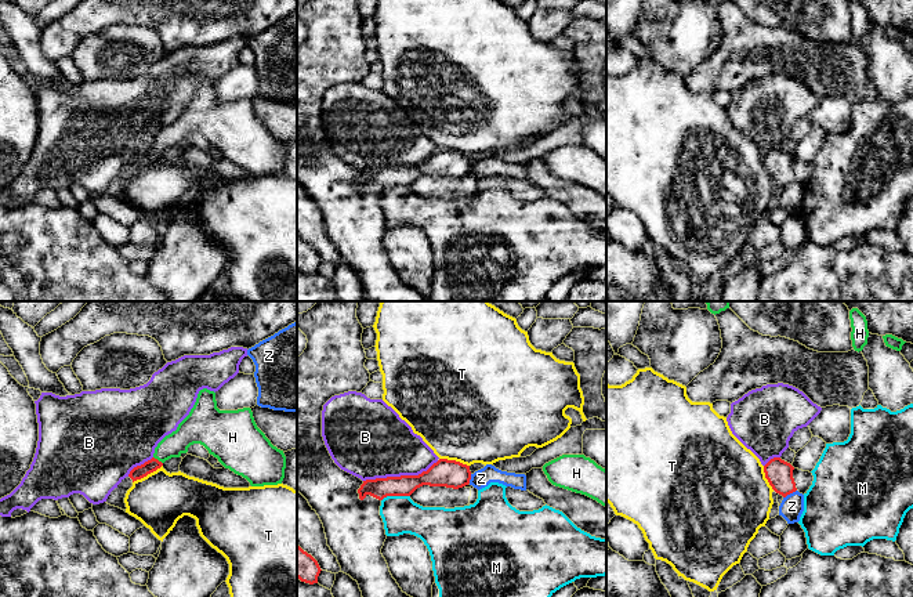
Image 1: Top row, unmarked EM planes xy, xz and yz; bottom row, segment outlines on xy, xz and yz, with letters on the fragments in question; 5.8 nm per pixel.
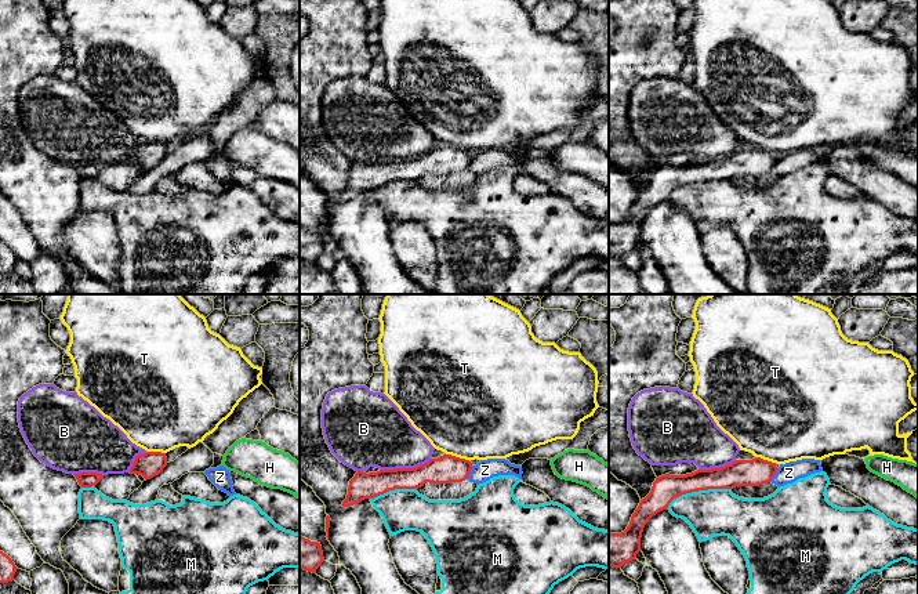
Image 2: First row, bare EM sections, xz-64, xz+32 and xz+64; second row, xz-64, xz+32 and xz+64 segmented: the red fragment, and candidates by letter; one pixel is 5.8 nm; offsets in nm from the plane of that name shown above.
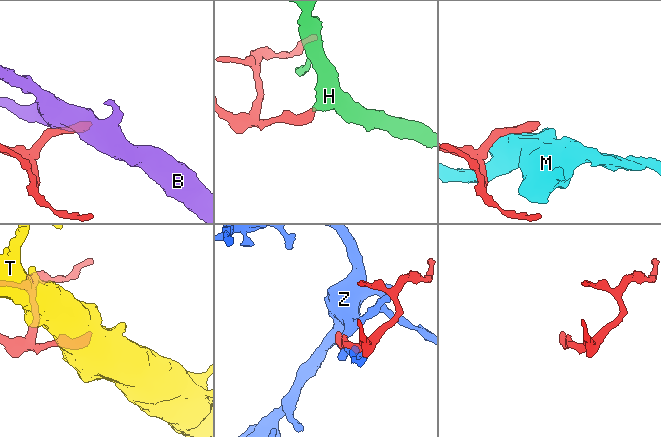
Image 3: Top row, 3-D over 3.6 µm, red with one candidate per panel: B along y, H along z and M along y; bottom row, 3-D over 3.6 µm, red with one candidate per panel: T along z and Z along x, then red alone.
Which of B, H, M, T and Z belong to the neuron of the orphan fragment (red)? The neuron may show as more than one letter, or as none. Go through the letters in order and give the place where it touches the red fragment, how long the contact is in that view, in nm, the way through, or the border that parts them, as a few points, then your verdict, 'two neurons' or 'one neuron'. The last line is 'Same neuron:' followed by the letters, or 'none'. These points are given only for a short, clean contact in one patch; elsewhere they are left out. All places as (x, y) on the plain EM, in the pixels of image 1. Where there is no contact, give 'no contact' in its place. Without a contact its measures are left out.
B: xz (401, 166) | 460 nm | two neurons
H: xy (156, 149) | 70 nm | across xy (140, 162), (156, 149), (189, 122) | one neuron
M: xz (395, 185) | 170 nm | along xz (409, 185), (387, 185), (381, 191) | two neurons
T: xy (147, 165) | 200 nm | along xy (162, 155), (133, 173) | two neurons
Z: yz (789, 184) | 90 nm | two neurons
Same neuron: H

